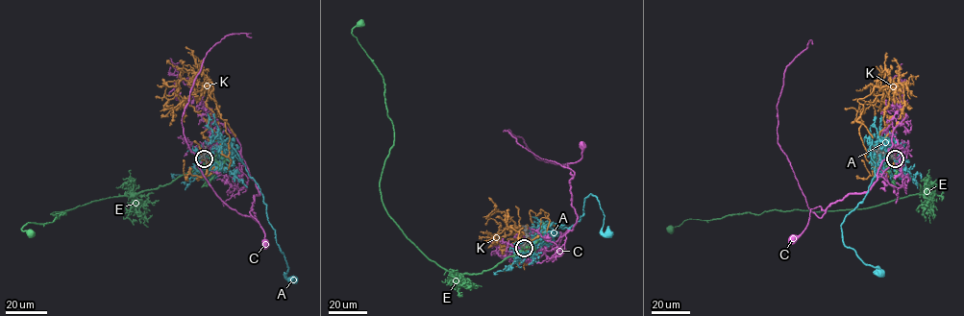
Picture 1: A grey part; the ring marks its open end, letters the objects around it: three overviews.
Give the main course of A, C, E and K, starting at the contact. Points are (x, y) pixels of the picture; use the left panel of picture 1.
A: (203, 158), (228, 138), (248, 175), (259, 188), (267, 220), (288, 268), (285, 277), (293, 279)
C: (204, 158), (210, 148), (230, 146), (239, 153), (259, 193), (254, 195), (255, 213), (249, 211), (265, 242)
E: (204, 158), (195, 169), (155, 188), (53, 213), (66, 214), (52, 222), (28, 223), (21, 230), (31, 233)
K: (203, 158), (219, 138), (227, 157), (226, 121), (211, 83), (162, 84), (177, 85)

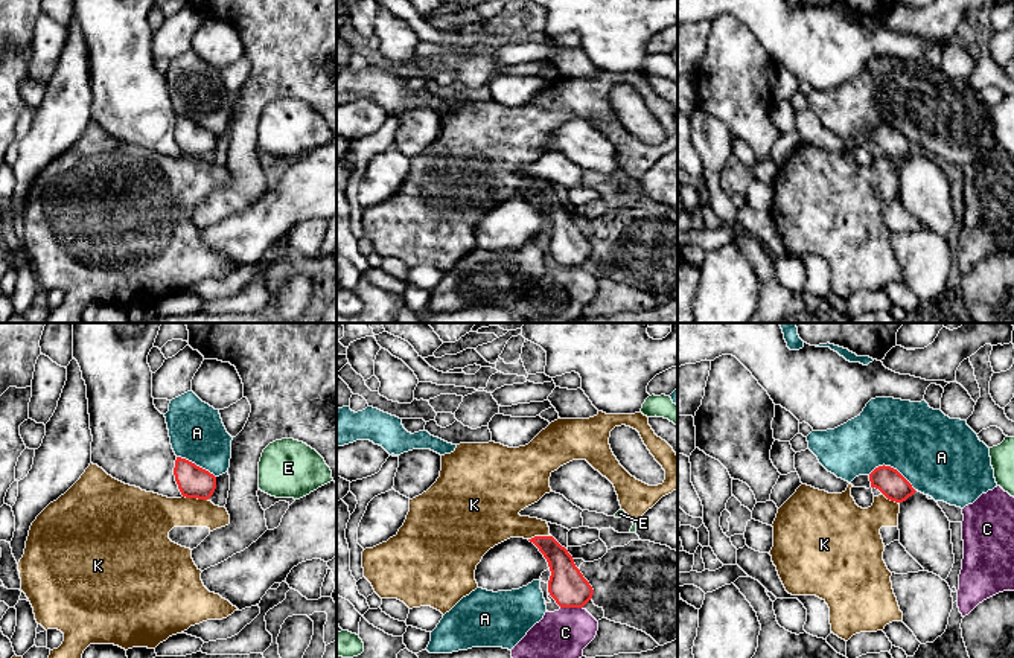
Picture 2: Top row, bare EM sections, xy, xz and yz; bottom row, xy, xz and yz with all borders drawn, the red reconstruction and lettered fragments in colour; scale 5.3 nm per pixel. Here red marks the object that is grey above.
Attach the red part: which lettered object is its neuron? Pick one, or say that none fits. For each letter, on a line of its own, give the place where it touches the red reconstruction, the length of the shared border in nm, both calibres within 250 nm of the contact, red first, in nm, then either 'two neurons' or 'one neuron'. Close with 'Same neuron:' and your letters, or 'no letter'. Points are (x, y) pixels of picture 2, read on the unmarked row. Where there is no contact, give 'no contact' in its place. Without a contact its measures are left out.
A: meets red in yz at (892, 127); contact 280 nm long; 150 nm thick on the red side, 420 nm on the other; two neurons
C: meets red in xz at (571, 265); contact 120 nm long; 200 nm thick on the red side, 280 nm on the other; one neuron
E: no contact; two neurons
K: meets red in xy at (195, 156); contact 140 nm long; 170 nm thick on the red side, 240 nm on the other; two neurons
Same neuron: C

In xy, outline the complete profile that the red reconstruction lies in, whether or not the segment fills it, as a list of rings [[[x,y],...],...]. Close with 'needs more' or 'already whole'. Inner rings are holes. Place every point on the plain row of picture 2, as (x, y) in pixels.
[[[177,116],[174,126],[175,140],[183,155],[209,158],[216,148],[216,136],[195,122]]] | already whole

